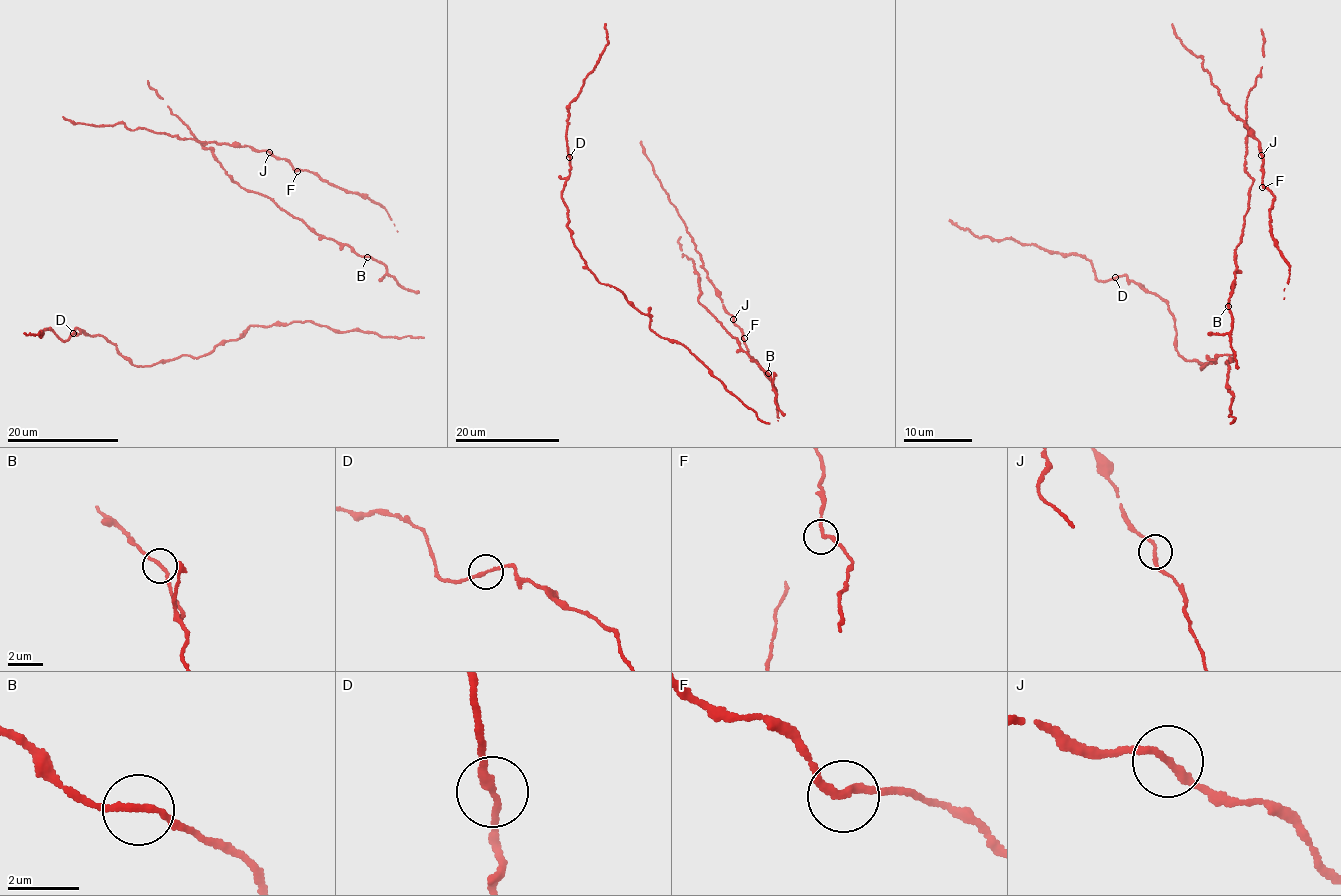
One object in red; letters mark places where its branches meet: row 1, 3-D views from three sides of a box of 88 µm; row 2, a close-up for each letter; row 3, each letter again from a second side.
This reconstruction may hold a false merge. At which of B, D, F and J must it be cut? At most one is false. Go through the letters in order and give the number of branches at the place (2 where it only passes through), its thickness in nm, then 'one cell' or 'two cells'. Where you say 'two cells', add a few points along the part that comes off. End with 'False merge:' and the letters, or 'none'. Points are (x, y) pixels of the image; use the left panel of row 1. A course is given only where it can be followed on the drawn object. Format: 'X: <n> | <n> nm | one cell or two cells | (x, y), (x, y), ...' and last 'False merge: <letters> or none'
B: 2 | 180 nm | one cell
D: 2 | 200 nm | one cell
F: 2 | 200 nm | one cell
J: 2 | 200 nm | one cell
False merge: none

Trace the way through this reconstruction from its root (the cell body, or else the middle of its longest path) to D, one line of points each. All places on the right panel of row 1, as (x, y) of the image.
D: (1232, 417), (1226, 363), (1234, 356), (1201, 369), (1208, 364), (1178, 355), (1167, 302), (1115, 277)

